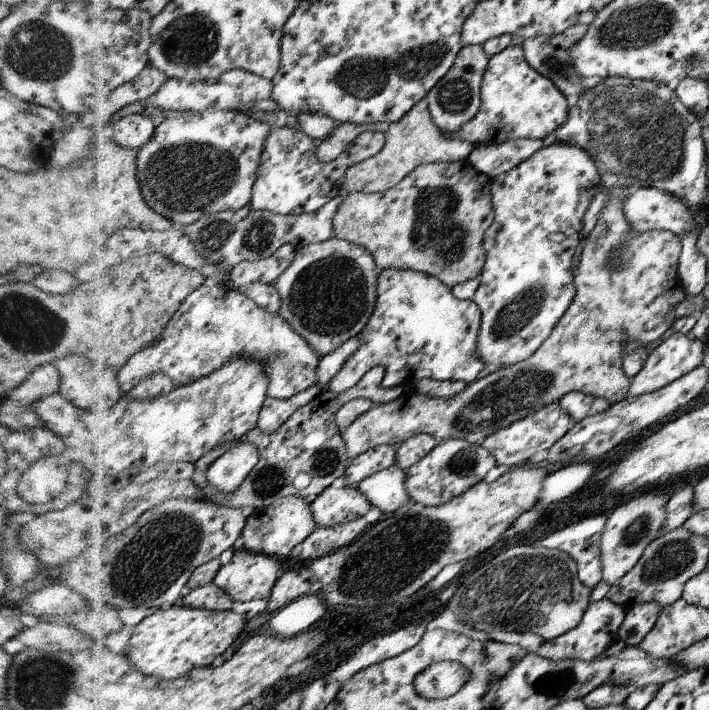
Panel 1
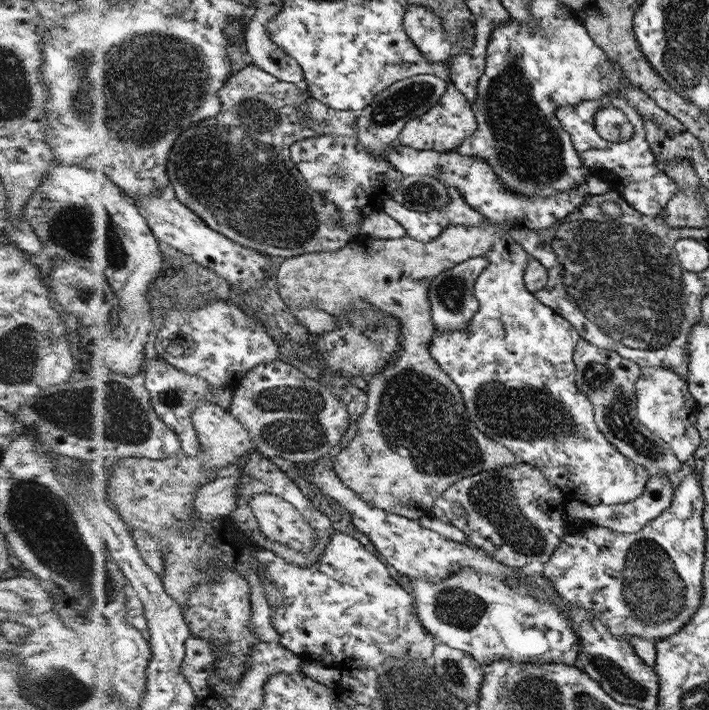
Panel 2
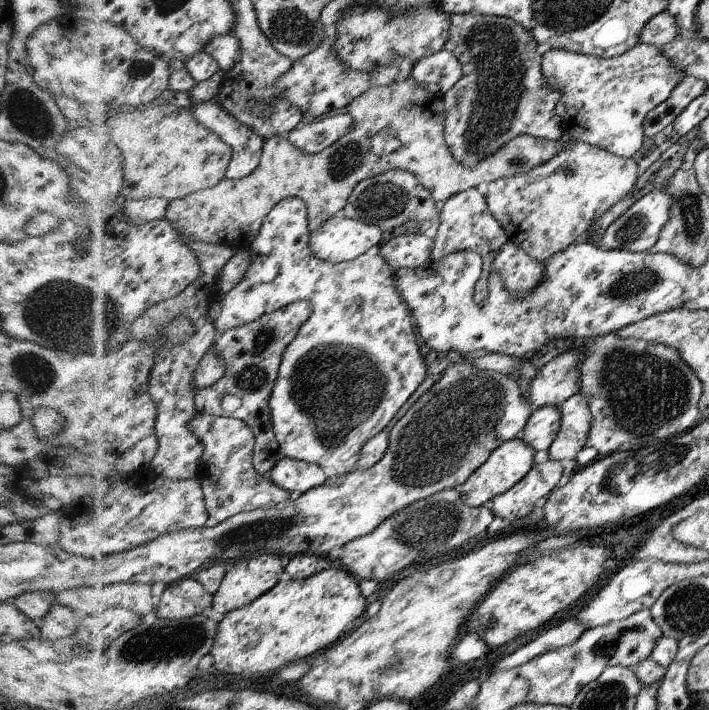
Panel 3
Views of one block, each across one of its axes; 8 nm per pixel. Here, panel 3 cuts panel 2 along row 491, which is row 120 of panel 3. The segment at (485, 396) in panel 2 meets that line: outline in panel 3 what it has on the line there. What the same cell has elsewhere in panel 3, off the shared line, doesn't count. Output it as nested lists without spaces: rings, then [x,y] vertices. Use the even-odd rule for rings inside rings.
[[[642,42],[634,46],[632,50],[609,59],[562,49],[550,49],[542,56],[542,72],[545,73],[550,86],[562,92],[556,114],[560,116],[565,132],[580,141],[591,143],[622,158],[630,158],[636,152],[644,150],[647,139],[644,136],[642,122],[646,114],[666,101],[682,78],[686,77],[680,68],[674,66],[674,60],[668,60],[662,54],[660,47]]]

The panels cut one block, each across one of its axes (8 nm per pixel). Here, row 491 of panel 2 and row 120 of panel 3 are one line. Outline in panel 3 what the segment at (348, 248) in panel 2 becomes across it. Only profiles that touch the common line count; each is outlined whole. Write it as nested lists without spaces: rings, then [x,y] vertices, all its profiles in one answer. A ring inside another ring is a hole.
[[[404,80],[398,84],[389,84],[388,86],[378,86],[366,90],[364,94],[357,96],[347,106],[348,114],[352,116],[352,130],[346,132],[336,144],[330,146],[320,154],[308,154],[301,148],[298,148],[289,137],[274,136],[266,141],[265,151],[262,157],[262,164],[254,174],[243,178],[242,180],[222,180],[216,188],[201,190],[196,194],[191,194],[183,199],[174,200],[170,203],[167,212],[167,218],[174,226],[184,234],[192,236],[196,242],[207,242],[214,244],[226,244],[236,250],[252,250],[252,244],[260,236],[266,219],[269,218],[272,211],[283,201],[290,197],[300,196],[306,200],[309,208],[310,228],[312,232],[318,232],[322,224],[332,220],[334,216],[340,214],[346,206],[346,200],[353,194],[354,188],[373,176],[380,175],[390,170],[407,170],[418,178],[425,185],[426,190],[430,190],[434,202],[443,204],[450,196],[454,196],[468,188],[478,186],[482,182],[493,183],[501,178],[510,178],[518,174],[526,174],[532,168],[546,164],[552,160],[560,150],[564,150],[568,144],[576,142],[568,132],[563,132],[562,138],[558,140],[548,140],[530,135],[518,136],[498,148],[492,156],[484,158],[472,168],[462,166],[452,152],[445,139],[445,104],[442,104],[441,94],[430,94],[424,84],[417,80]]]

